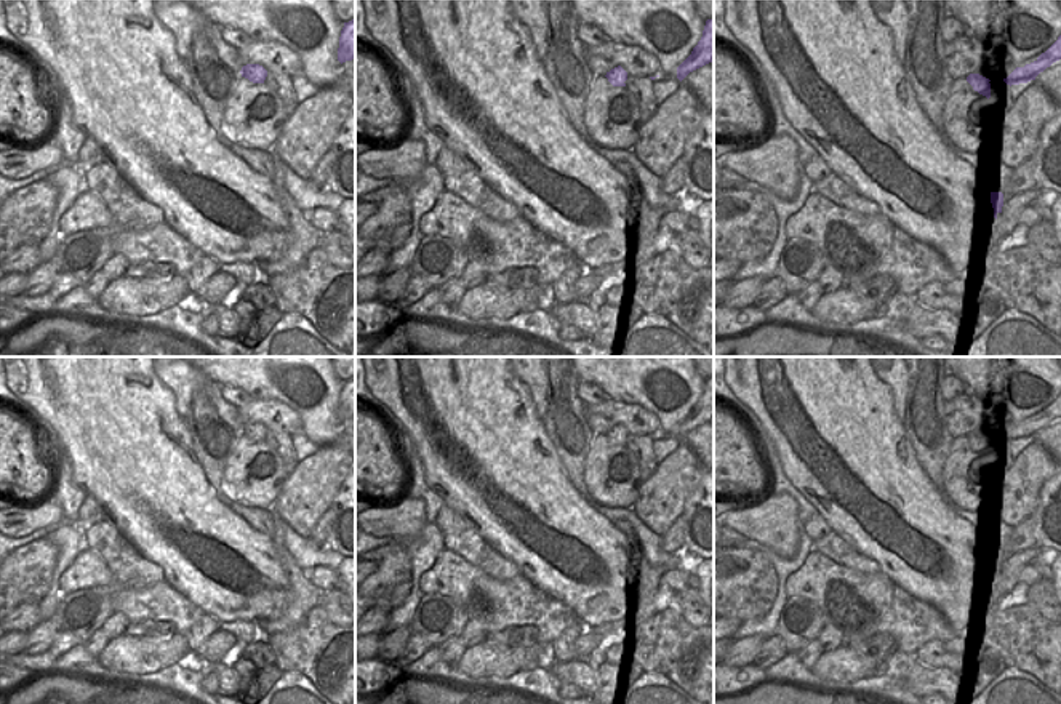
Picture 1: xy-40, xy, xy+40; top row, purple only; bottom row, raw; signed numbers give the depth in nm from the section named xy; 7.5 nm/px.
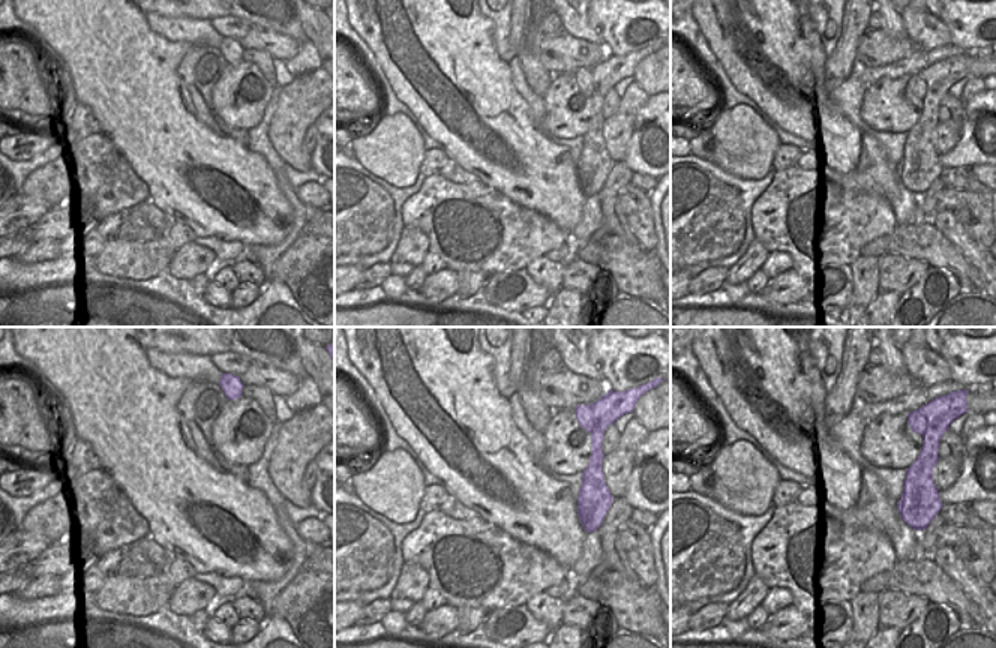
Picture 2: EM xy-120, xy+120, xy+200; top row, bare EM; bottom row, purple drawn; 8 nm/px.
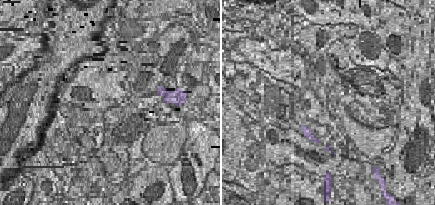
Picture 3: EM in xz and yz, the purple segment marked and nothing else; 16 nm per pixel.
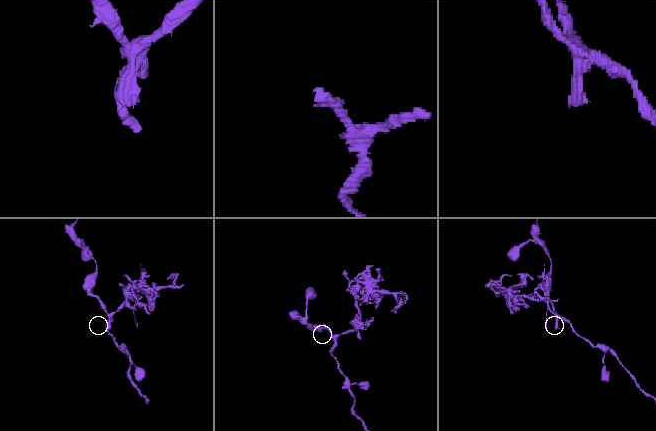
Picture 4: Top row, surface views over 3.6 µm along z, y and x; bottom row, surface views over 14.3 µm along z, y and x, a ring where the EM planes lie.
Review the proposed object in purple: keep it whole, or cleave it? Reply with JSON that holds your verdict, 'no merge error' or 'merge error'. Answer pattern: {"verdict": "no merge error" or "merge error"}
{"verdict": "merge error"}

